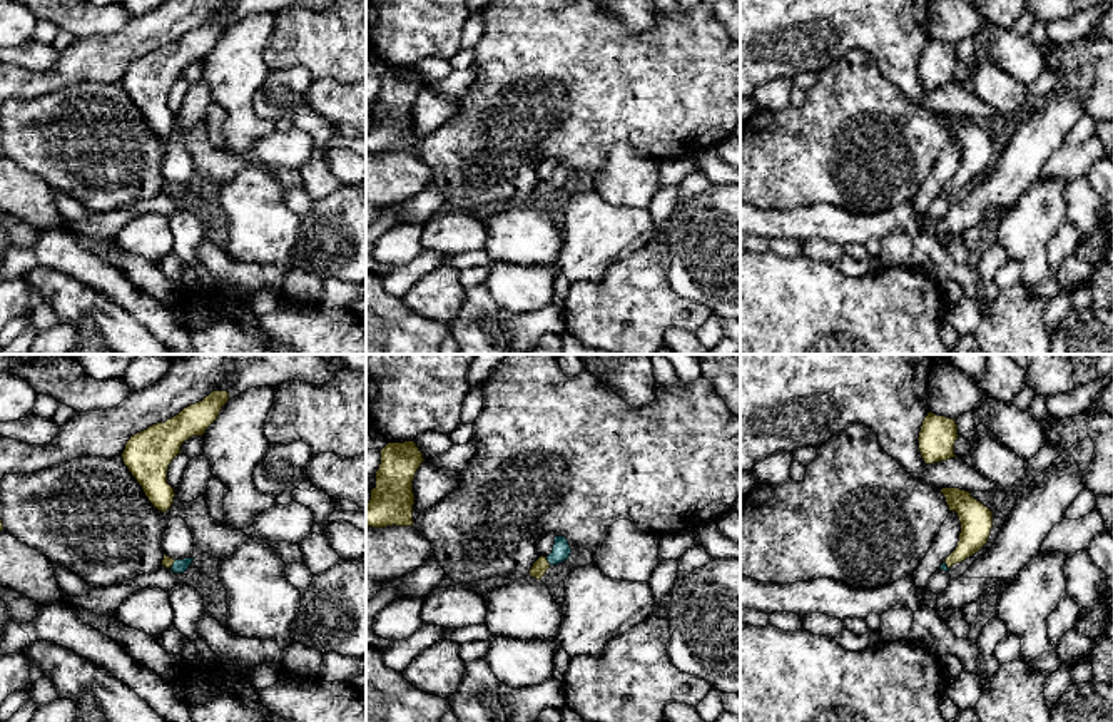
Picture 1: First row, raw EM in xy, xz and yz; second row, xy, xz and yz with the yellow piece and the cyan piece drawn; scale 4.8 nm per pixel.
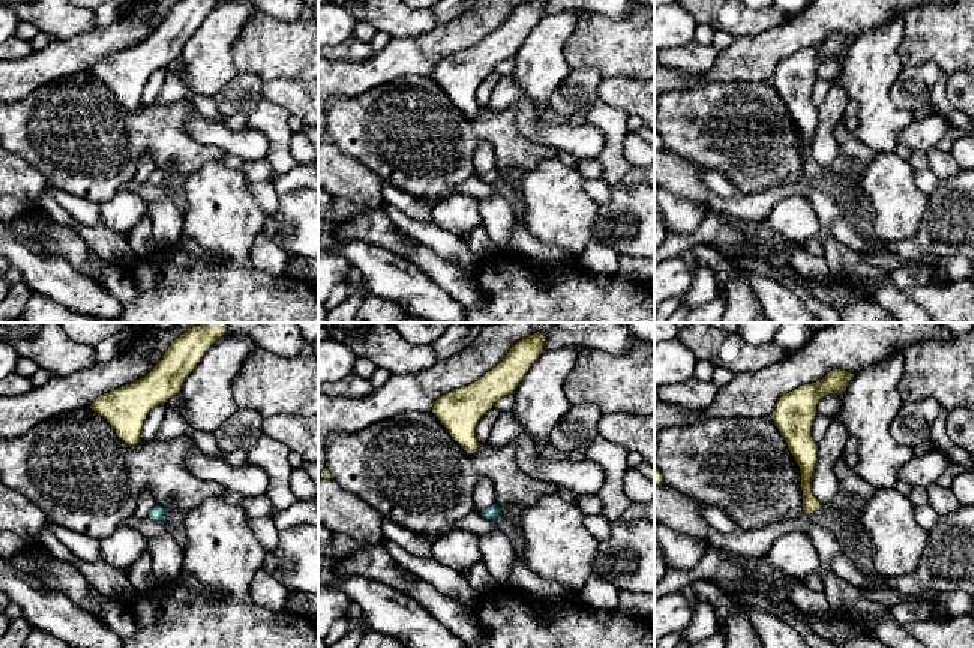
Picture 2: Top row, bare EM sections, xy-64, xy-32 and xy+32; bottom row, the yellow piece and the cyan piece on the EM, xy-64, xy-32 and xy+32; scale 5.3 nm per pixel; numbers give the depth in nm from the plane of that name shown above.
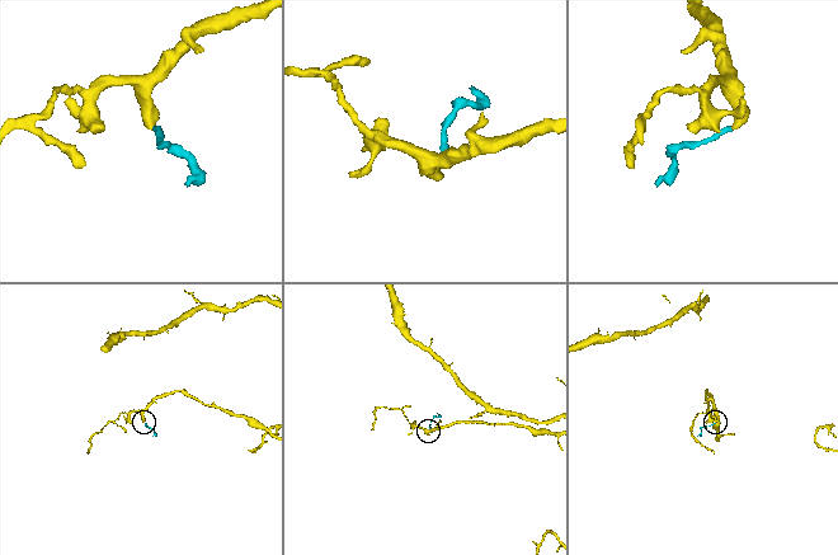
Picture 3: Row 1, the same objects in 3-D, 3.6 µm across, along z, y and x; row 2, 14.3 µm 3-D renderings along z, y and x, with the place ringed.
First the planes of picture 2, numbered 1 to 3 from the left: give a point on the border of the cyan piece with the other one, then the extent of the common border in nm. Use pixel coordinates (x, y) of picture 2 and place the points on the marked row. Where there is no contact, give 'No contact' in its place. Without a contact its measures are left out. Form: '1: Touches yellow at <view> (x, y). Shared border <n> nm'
1: No contact
2: No contact
3: No contact

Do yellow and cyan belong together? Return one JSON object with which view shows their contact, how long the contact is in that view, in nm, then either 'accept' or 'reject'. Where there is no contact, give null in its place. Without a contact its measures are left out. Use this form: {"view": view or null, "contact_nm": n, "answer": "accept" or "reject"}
{"view": "xz", "contact_nm": 50, "answer": "accept"}

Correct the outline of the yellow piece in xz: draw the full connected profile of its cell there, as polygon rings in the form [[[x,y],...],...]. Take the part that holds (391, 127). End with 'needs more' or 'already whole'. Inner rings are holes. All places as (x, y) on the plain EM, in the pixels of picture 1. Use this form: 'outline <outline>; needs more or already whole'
outline [[[414,67],[388,69],[381,75],[376,112],[366,130],[366,152],[413,152],[413,105],[423,87]]]; already whole

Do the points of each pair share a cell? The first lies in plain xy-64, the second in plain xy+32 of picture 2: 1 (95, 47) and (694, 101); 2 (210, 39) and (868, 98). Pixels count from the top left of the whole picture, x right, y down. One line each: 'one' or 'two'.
1: two
2: one

